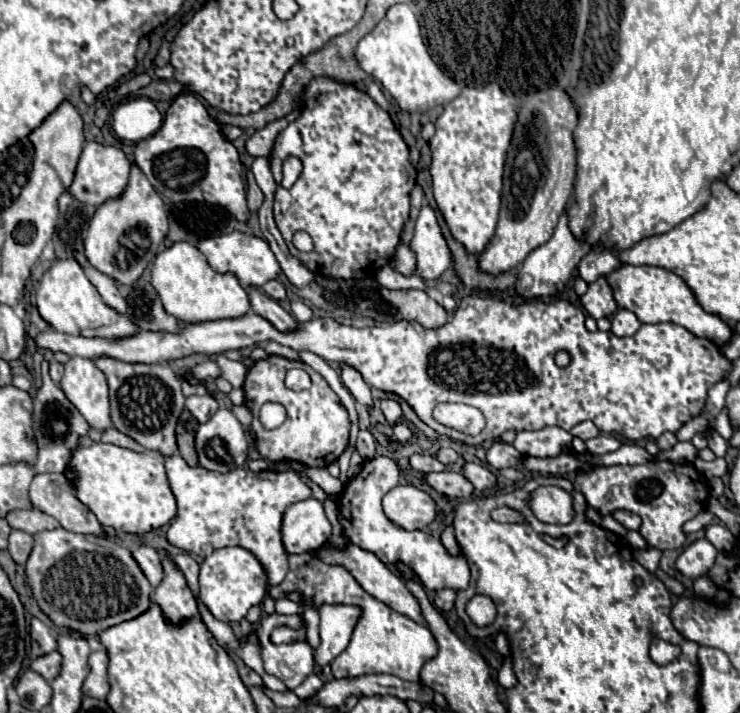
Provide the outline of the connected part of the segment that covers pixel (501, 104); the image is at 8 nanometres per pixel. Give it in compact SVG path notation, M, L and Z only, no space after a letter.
M498 84L466 86L444 106L444 112L436 120L436 134L428 142L432 150L432 164L428 170L432 174L434 200L452 232L452 238L460 242L468 254L480 254L494 236L502 196L504 162L518 108L518 100L506 96Z

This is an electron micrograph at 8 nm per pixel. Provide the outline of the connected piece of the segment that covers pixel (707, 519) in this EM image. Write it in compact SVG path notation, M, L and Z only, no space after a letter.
M708 510L701 511L694 519L689 520L683 526L683 531L687 535L699 531L710 525L714 516Z

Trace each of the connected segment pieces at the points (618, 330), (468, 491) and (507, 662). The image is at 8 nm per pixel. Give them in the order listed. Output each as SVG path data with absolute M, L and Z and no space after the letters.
M620 308L614 316L612 316L612 332L616 336L632 336L638 332L638 328L642 326L642 322L636 318L636 314L632 314L630 310Z
M426 472L422 480L434 490L454 498L470 498L474 492L474 488L470 488L470 482L460 472Z
M510 656L504 658L504 662L502 662L502 668L498 672L498 682L504 688L512 688L516 684L516 676L514 676L514 670L512 670L512 658Z

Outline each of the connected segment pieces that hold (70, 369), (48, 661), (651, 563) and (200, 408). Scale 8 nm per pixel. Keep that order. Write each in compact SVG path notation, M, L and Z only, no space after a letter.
M72 358L66 362L60 388L90 428L108 430L112 426L106 376L94 366L92 360Z
M50 652L46 656L40 656L32 662L30 666L34 672L38 672L40 676L44 676L48 682L52 682L58 674L60 674L60 668L62 668L62 656L58 652Z
M646 548L646 550L634 550L634 558L648 570L648 572L654 572L658 568L658 562L660 562L660 556L662 552L656 550L656 548Z
M188 396L186 408L194 414L198 422L206 422L218 410L218 402L212 396Z

